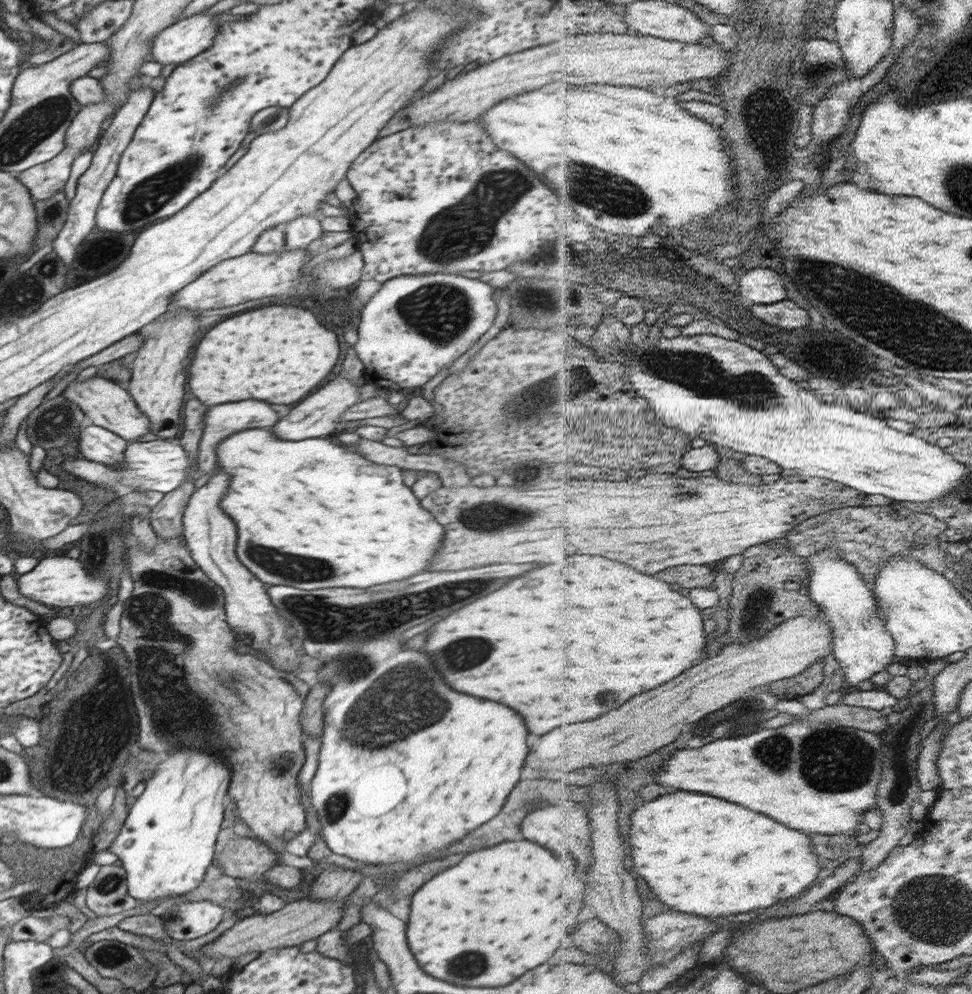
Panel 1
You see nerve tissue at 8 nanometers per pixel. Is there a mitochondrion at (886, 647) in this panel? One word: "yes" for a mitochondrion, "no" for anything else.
no

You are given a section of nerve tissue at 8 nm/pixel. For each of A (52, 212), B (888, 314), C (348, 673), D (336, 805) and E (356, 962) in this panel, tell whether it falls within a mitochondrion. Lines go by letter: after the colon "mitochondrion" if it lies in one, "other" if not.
A: other
B: mitochondrion
C: mitochondrion
D: mitochondrion
E: other

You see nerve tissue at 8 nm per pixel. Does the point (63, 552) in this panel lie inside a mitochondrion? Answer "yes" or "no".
no

